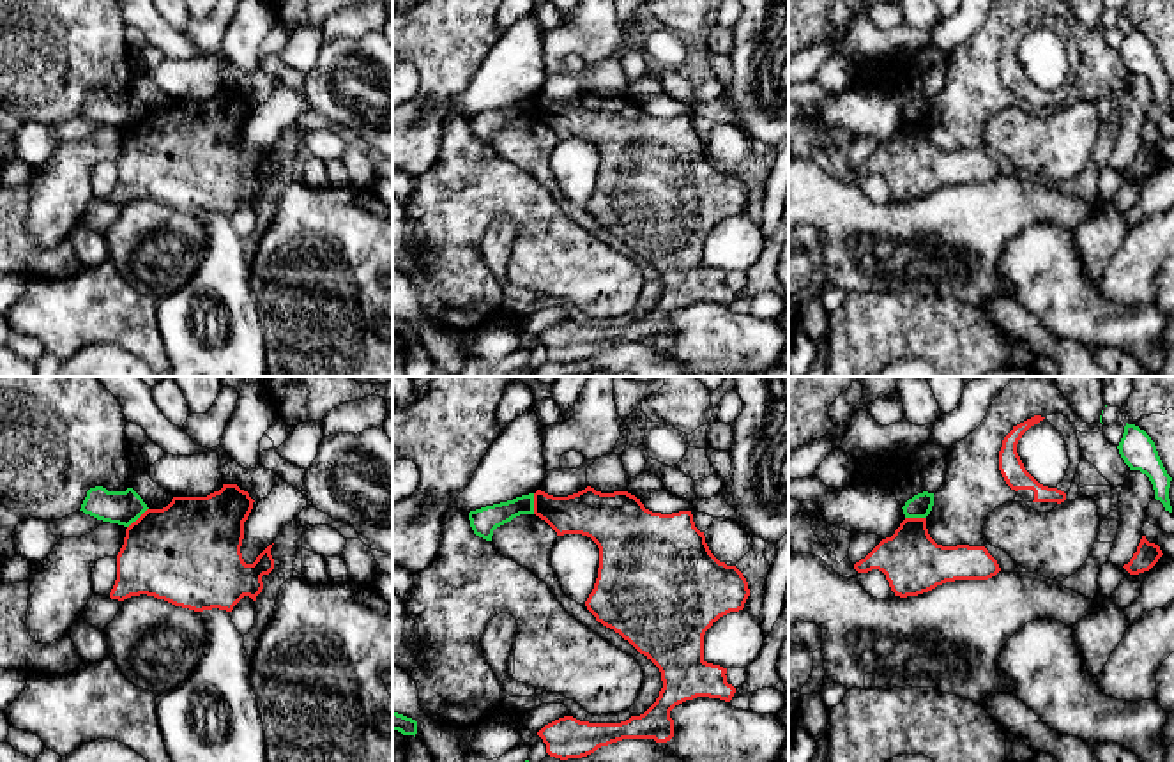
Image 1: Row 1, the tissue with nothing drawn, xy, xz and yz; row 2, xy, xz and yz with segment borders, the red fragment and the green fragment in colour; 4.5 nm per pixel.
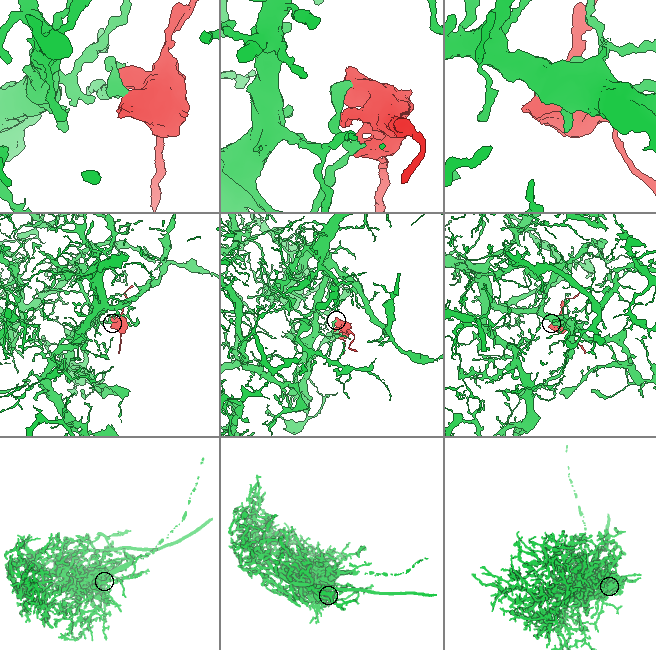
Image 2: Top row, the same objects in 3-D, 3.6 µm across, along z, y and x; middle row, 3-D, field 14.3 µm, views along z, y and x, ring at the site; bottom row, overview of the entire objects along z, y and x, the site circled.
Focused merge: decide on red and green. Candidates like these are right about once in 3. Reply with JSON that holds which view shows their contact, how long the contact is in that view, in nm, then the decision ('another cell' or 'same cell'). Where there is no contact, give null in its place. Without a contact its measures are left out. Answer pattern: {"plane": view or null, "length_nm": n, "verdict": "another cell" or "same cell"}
{"plane": "xy", "length_nm": 130, "verdict": "another cell"}

